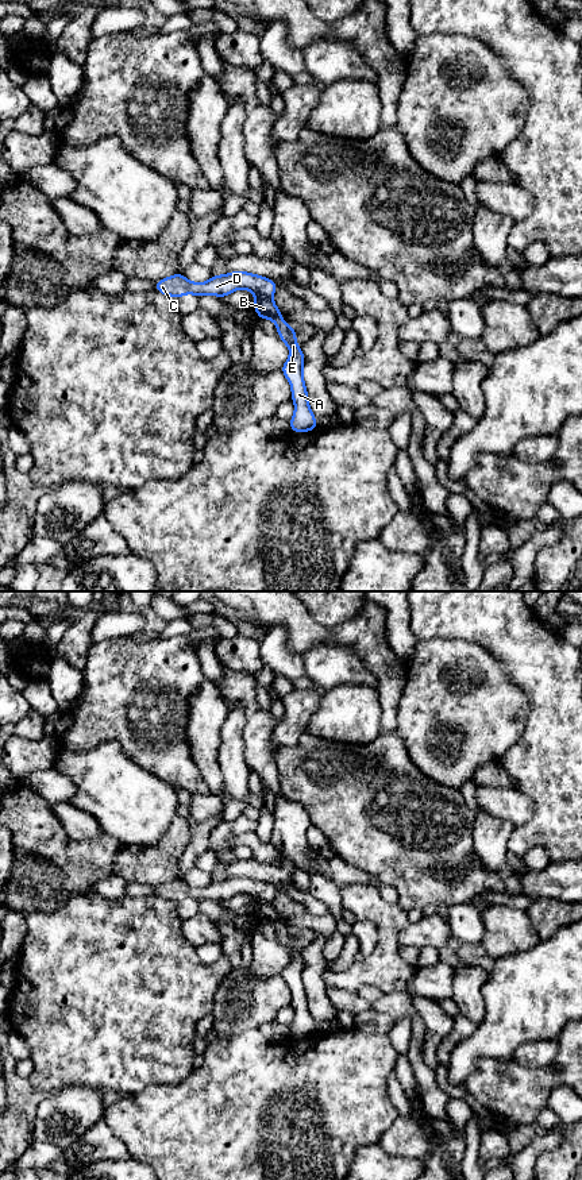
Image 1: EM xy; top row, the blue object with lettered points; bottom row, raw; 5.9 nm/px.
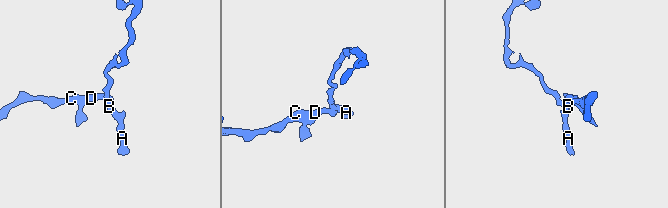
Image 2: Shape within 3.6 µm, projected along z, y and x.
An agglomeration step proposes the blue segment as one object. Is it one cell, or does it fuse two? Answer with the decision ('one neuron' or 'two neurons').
two neurons

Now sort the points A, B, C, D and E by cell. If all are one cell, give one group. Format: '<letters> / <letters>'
A B E / C D

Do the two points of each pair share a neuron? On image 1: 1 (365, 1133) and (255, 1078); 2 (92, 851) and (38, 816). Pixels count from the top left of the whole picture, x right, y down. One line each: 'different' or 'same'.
1: same
2: same

